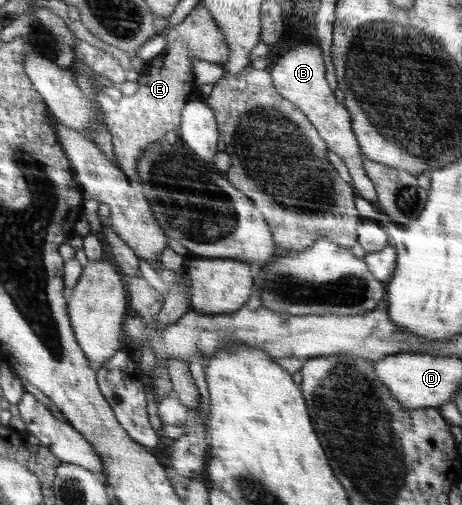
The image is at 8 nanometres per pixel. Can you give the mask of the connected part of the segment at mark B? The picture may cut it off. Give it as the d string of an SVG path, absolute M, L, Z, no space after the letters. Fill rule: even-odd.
M312 42L294 46L279 58L277 64L271 69L270 76L279 95L293 103L309 119L328 150L333 151L345 162L352 179L352 187L357 195L369 202L378 201L375 186L367 177L363 167L363 156L352 130L351 117L347 109L337 102L334 92L327 83L321 49Z

